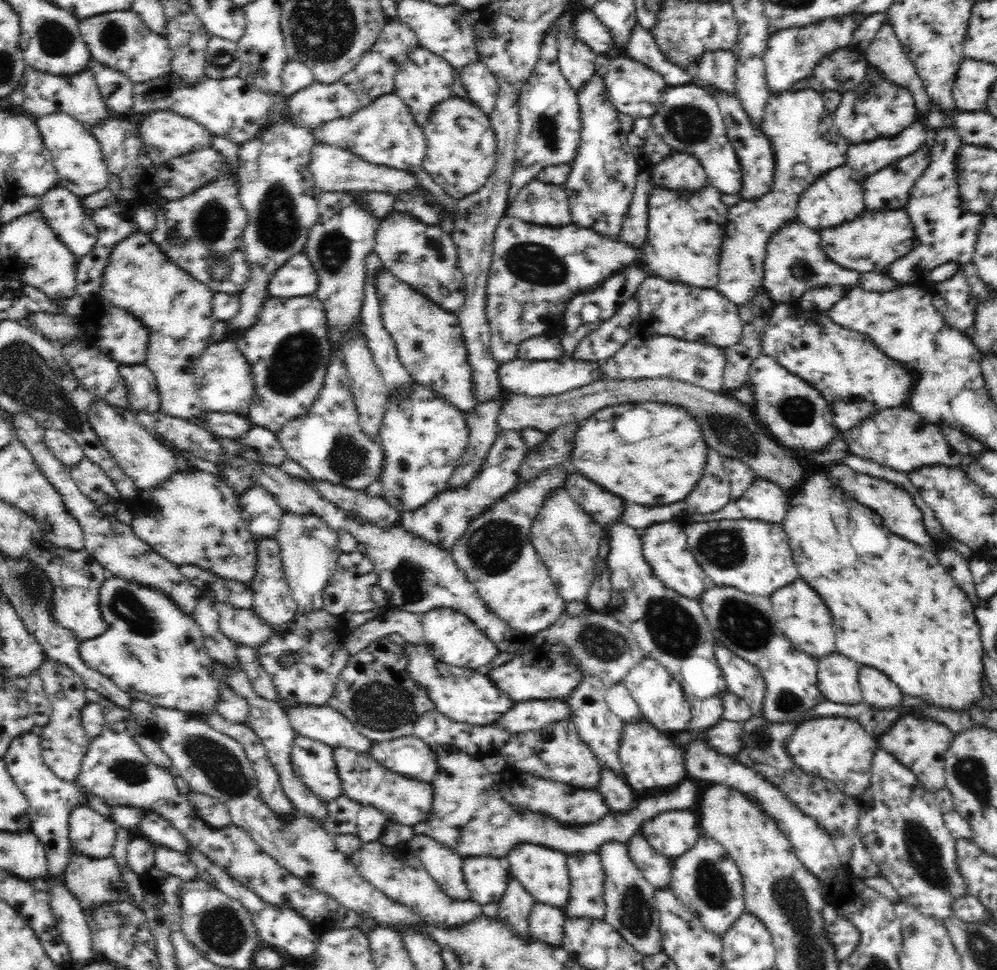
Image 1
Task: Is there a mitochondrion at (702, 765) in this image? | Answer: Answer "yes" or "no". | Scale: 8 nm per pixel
no

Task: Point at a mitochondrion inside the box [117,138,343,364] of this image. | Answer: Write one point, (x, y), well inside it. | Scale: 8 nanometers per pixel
(278, 223)

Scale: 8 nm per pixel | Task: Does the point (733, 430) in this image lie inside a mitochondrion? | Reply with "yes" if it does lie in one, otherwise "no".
yes

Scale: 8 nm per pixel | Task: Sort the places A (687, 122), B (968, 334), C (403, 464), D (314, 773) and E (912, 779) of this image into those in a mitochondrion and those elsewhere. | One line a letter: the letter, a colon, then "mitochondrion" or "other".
A: mitochondrion
B: other
C: mitochondrion
D: other
E: other

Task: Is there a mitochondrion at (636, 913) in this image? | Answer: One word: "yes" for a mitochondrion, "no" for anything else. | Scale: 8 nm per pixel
yes

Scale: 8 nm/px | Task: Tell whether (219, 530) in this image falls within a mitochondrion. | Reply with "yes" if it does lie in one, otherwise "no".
yes

